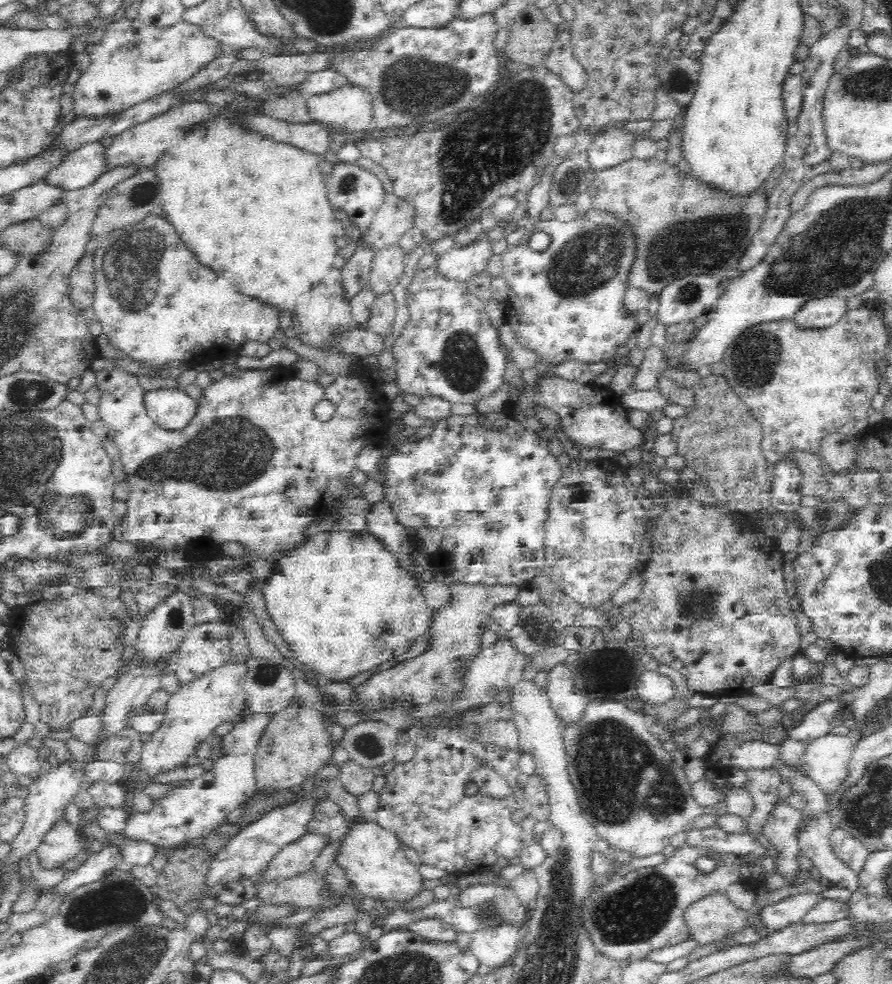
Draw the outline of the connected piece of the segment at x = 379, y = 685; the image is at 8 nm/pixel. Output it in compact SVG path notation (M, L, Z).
M450 584L449 601L432 616L427 635L430 639L428 649L420 656L378 672L352 688L352 692L358 696L356 704L362 704L365 709L378 712L390 707L394 701L406 701L409 704L427 703L434 695L436 699L452 699L451 696L461 689L459 680L455 678L455 670L464 668L474 658L473 652L479 649L481 634L486 631L492 608L516 601L518 592L524 587L514 584Z

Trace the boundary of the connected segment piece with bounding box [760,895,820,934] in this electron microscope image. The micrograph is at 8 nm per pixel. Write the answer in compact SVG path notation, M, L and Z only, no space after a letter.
M801 895L782 899L776 904L766 905L760 914L760 924L770 934L783 930L785 927L798 923L816 903L820 901L817 895Z

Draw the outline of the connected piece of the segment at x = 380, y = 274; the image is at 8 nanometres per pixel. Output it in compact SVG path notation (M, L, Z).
M398 243L386 245L375 251L369 274L369 288L375 296L390 292L398 286L404 274L404 258L408 252Z

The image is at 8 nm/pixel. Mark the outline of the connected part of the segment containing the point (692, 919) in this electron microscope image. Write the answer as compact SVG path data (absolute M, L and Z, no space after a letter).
M724 894L690 904L684 917L694 940L704 946L714 940L729 940L731 935L751 926L749 914L734 906Z

